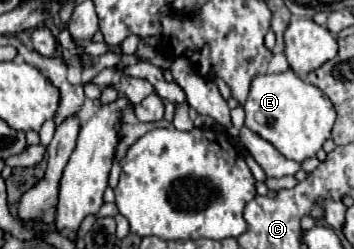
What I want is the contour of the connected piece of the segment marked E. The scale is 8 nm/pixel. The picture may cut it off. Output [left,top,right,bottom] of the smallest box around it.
[243,69,335,163]

